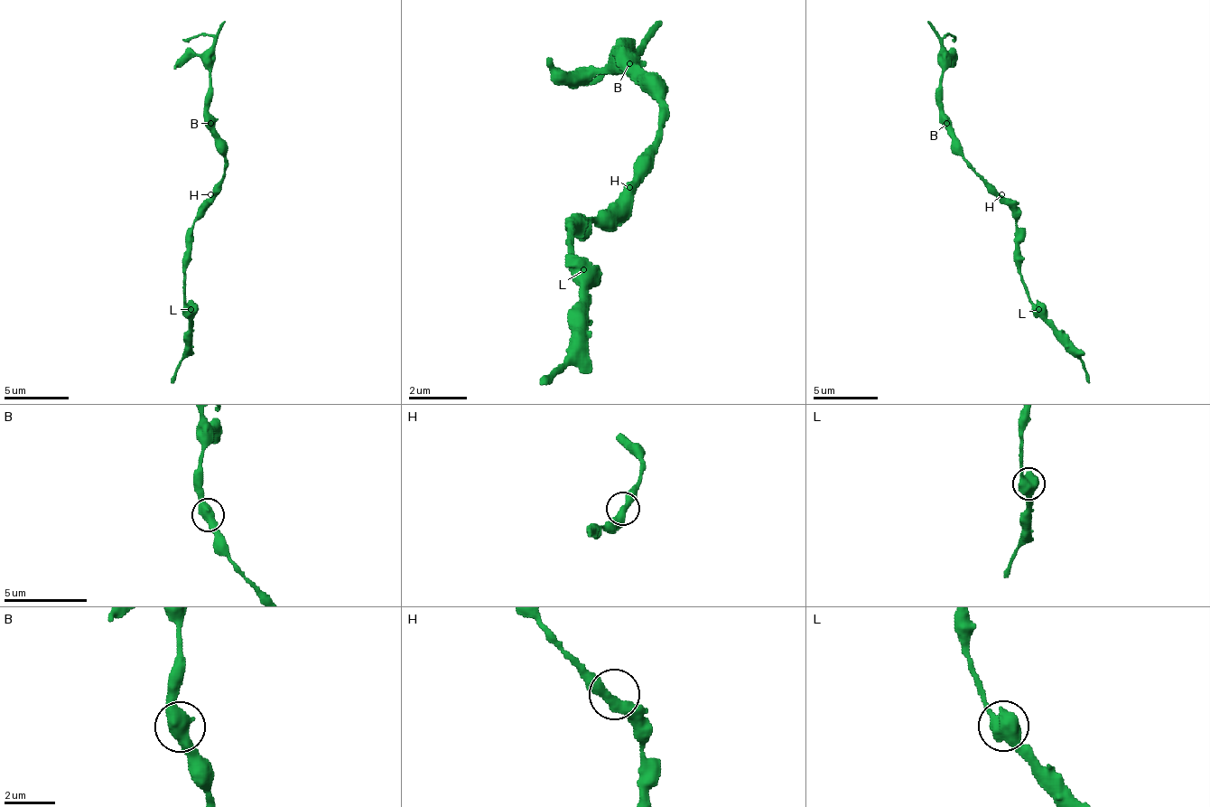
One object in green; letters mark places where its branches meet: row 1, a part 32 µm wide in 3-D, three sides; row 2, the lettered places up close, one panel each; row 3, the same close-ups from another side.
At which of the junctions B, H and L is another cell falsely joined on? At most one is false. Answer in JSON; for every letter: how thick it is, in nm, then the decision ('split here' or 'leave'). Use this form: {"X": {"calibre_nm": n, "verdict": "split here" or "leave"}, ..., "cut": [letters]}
{"B": {"calibre_nm": 500, "verdict": "leave"}, "H": {"calibre_nm": 420, "verdict": "leave"}, "L": {"calibre_nm": 650, "verdict": "leave"}, "cut": []}

